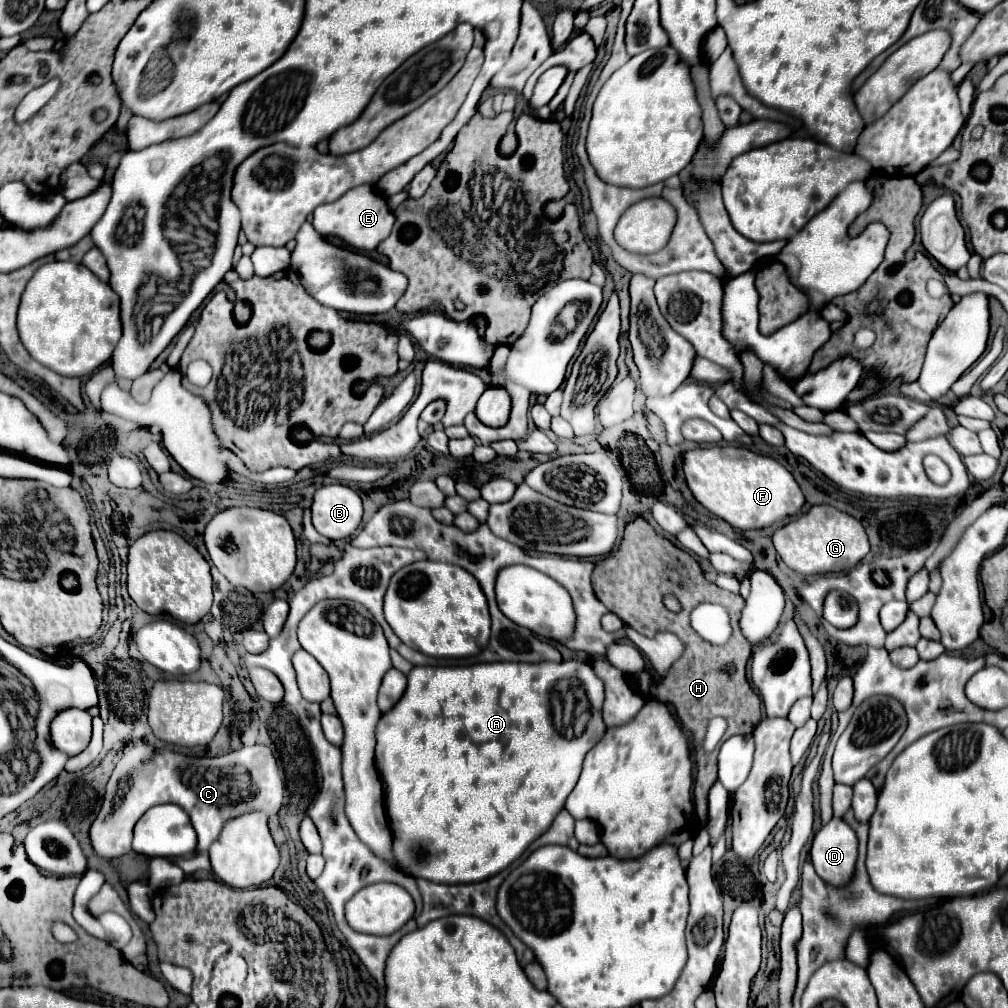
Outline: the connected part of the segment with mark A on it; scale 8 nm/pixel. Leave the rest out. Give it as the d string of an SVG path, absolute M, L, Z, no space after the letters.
M568 660L560 664L554 664L554 662L544 662L544 664L494 662L494 664L472 664L472 666L416 666L412 668L412 672L408 674L408 688L404 696L400 698L396 708L392 708L392 712L382 714L378 730L376 730L378 732L376 734L376 740L378 740L376 742L376 768L380 772L380 778L386 790L386 818L392 828L392 854L394 854L396 864L404 868L402 872L406 872L412 878L426 878L426 880L440 882L440 884L472 884L472 882L480 882L480 880L486 880L498 874L508 864L512 864L516 858L520 858L522 852L528 848L528 844L532 844L538 836L542 836L548 830L548 824L552 824L556 814L564 808L564 800L568 798L570 790L574 788L580 776L580 768L582 768L582 760L586 752L604 734L606 728L600 728L600 711L603 702L604 684L588 662L576 662L576 660Z

